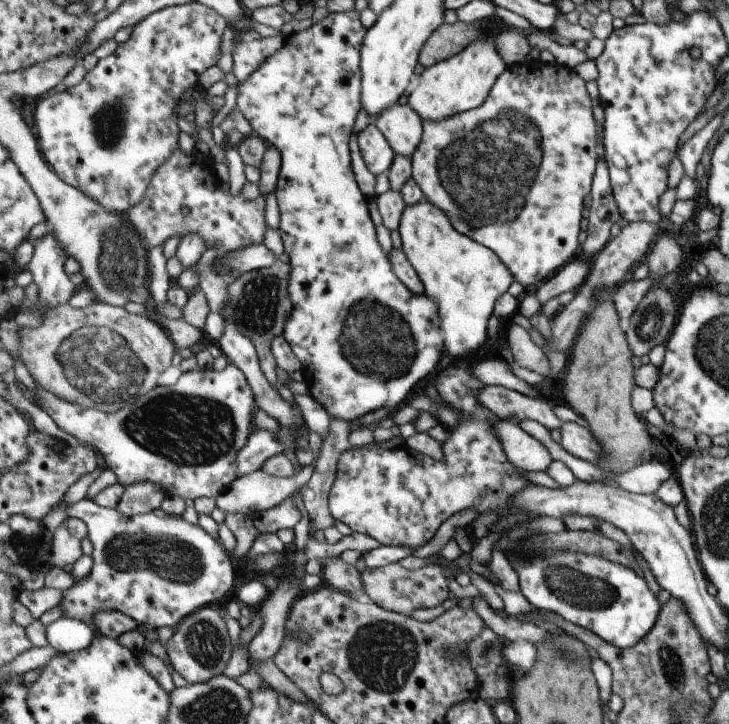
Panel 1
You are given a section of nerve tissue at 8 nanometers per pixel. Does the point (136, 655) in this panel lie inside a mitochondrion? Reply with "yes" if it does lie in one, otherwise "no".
no

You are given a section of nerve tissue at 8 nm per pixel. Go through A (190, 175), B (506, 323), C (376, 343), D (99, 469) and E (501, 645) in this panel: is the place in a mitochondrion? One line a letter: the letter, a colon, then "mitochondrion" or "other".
A: other
B: other
C: mitochondrion
D: other
E: other

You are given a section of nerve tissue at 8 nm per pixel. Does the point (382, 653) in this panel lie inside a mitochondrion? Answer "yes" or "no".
yes

